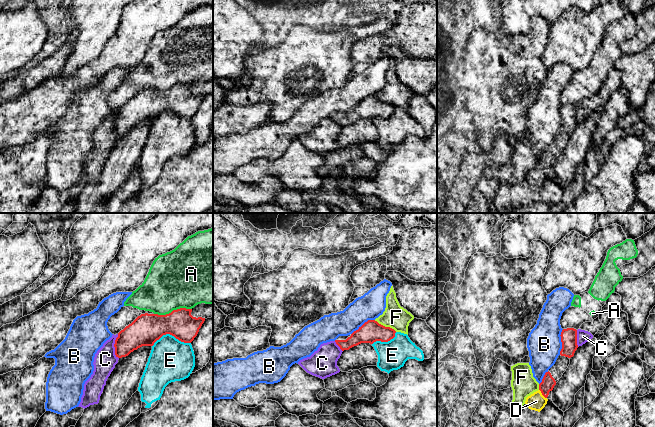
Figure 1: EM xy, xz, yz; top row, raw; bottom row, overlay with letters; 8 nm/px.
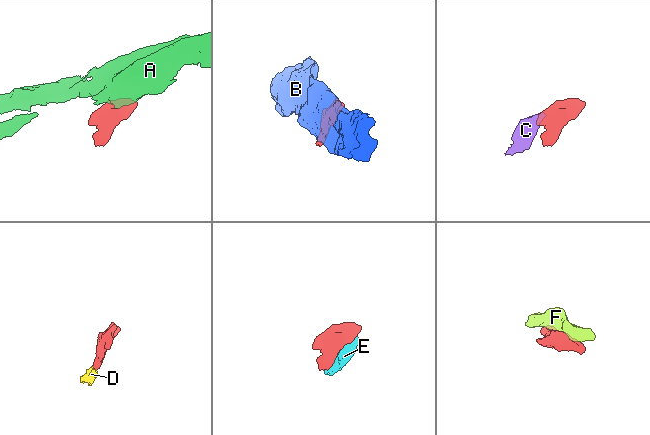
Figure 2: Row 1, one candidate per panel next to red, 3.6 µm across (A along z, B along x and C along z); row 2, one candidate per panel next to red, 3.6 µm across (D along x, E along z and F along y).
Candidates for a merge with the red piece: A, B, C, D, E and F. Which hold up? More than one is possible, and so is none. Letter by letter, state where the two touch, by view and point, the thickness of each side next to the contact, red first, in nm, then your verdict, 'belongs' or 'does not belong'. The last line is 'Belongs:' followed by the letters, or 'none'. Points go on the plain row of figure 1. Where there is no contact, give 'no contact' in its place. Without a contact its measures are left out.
A: xy (173, 86) | 240/460 nm | does not belong
B: yz (561, 117) | 130/280 nm | does not belong
C: xy (114, 122) | 220/180 nm | does not belong
D: yz (542, 170) | 110/140 nm | belongs
E: xy (170, 110) | 240/340 nm | does not belong
F: xz (384, 102) | 180/190 nm | does not belong
Belongs: D

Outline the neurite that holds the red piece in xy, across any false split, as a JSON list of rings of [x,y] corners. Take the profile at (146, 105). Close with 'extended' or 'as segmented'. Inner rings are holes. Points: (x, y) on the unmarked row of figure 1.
[[[180,84],[166,91],[141,90],[118,109],[114,120],[116,133],[126,133],[142,122],[153,122],[166,110],[191,119],[205,97],[205,94],[193,93],[191,88],[192,85]]]; as segmented

